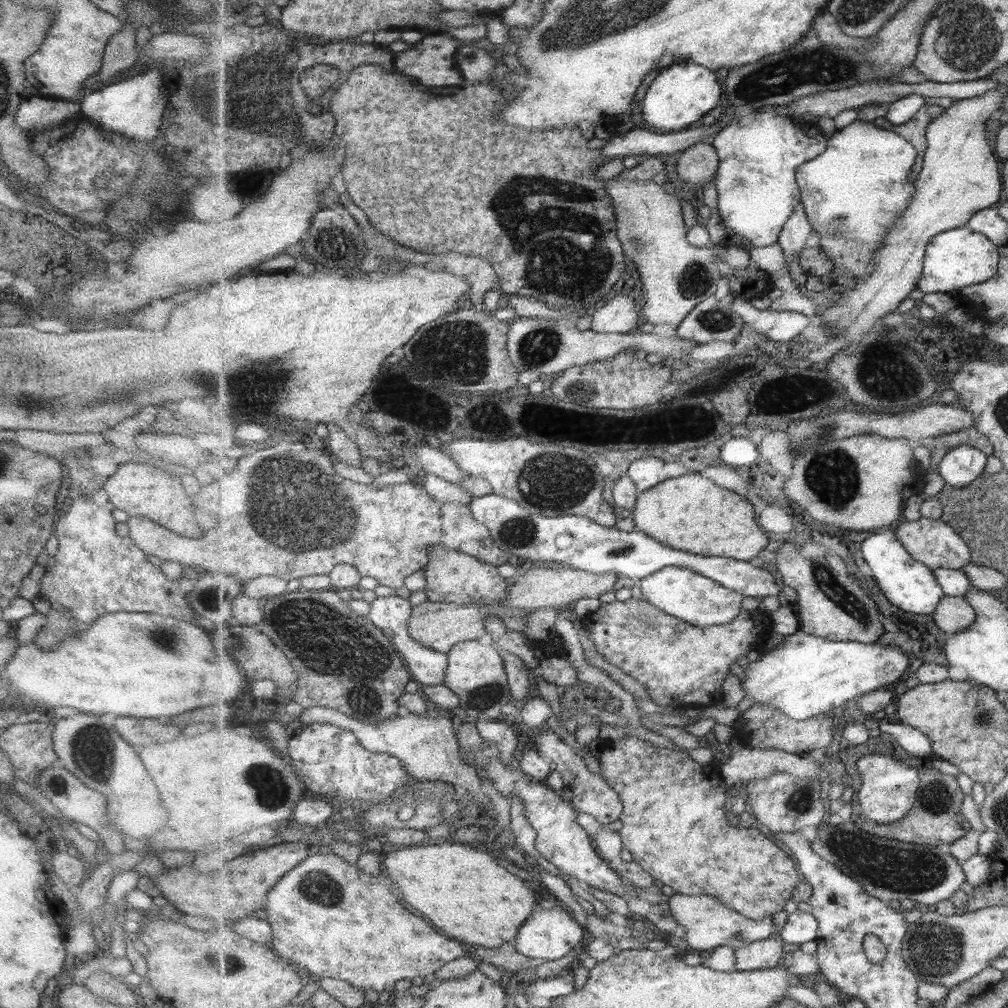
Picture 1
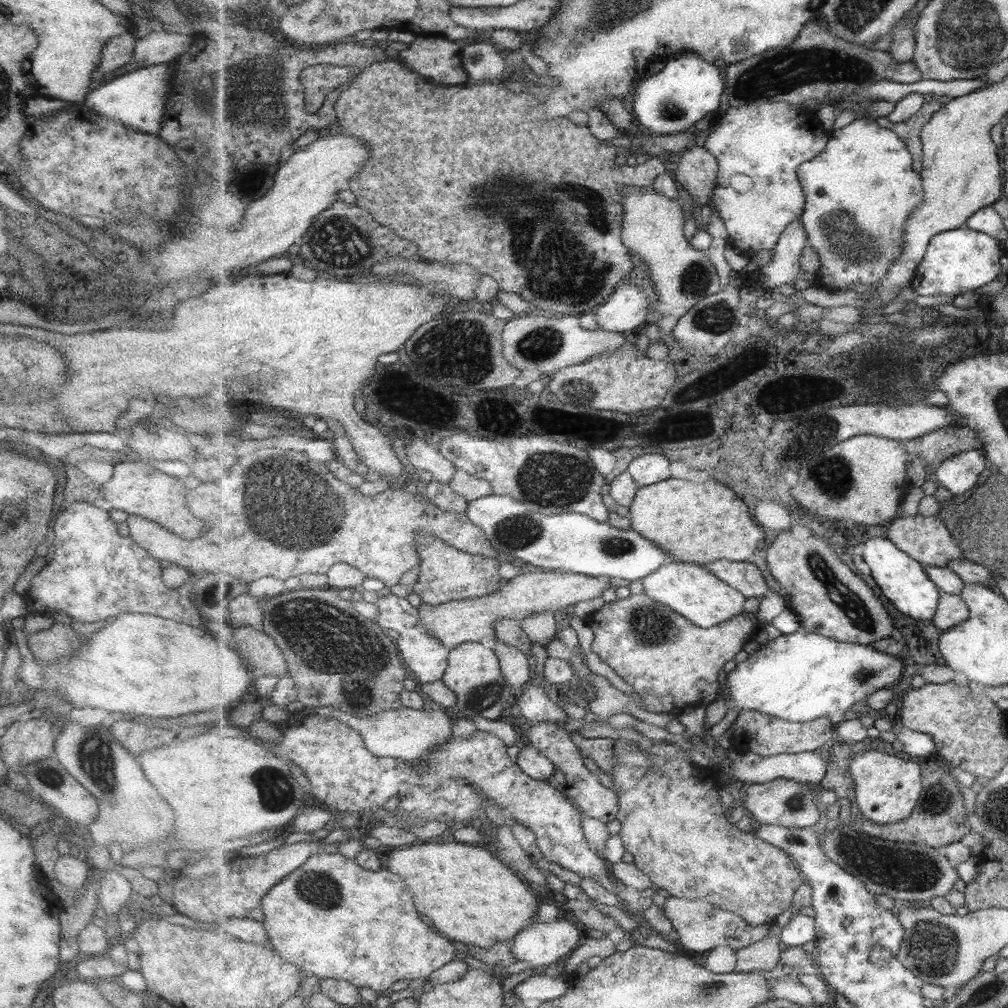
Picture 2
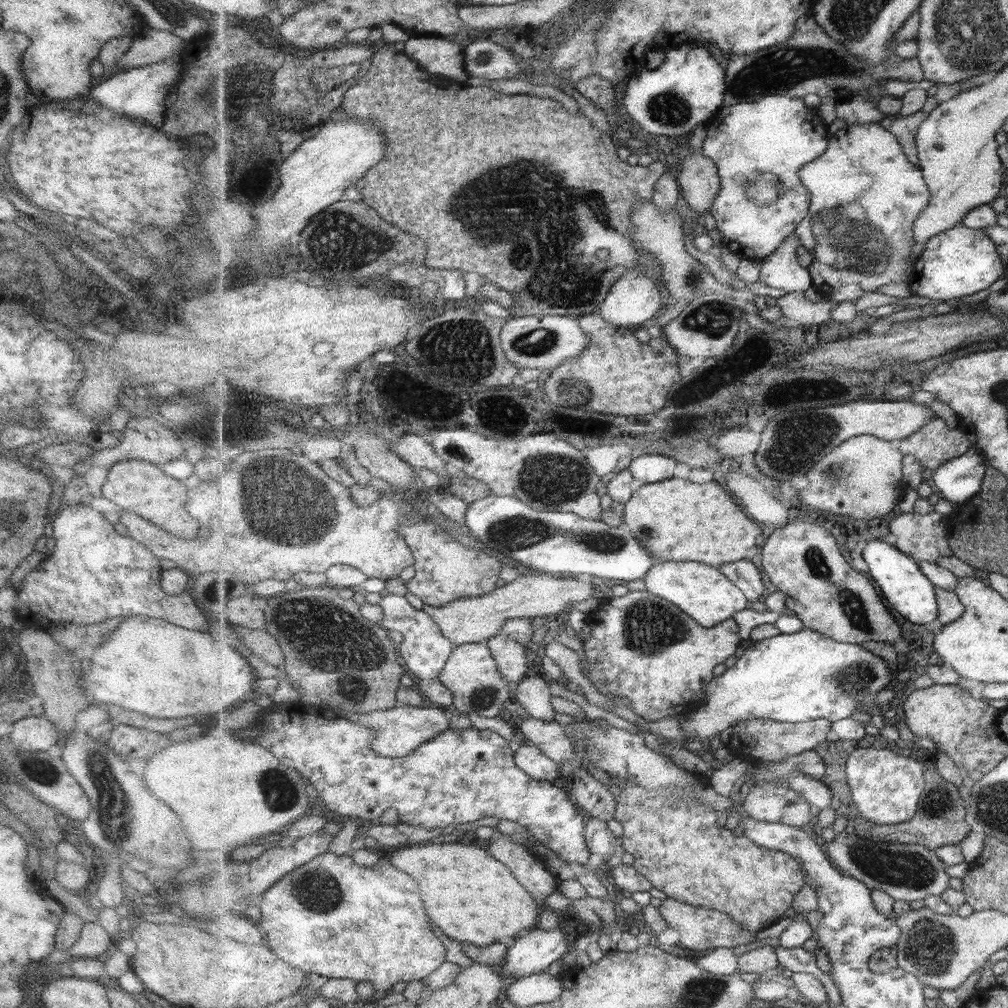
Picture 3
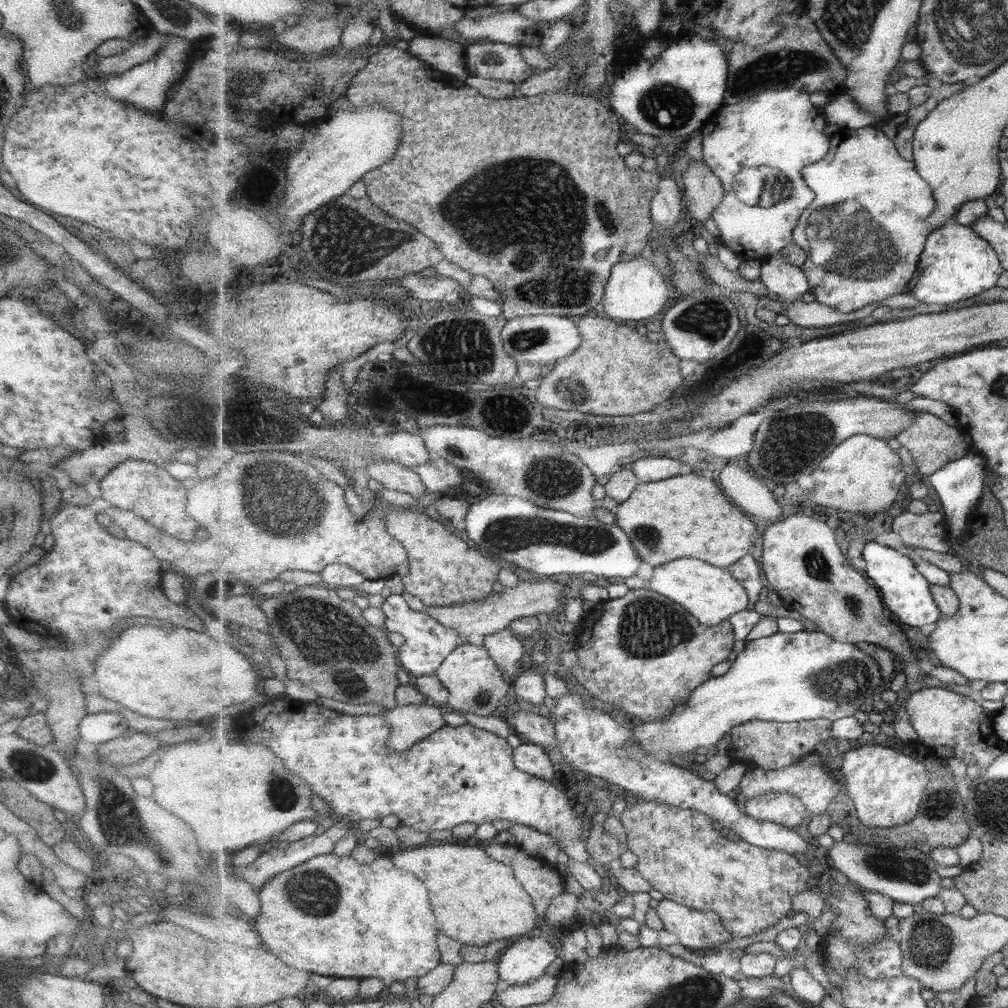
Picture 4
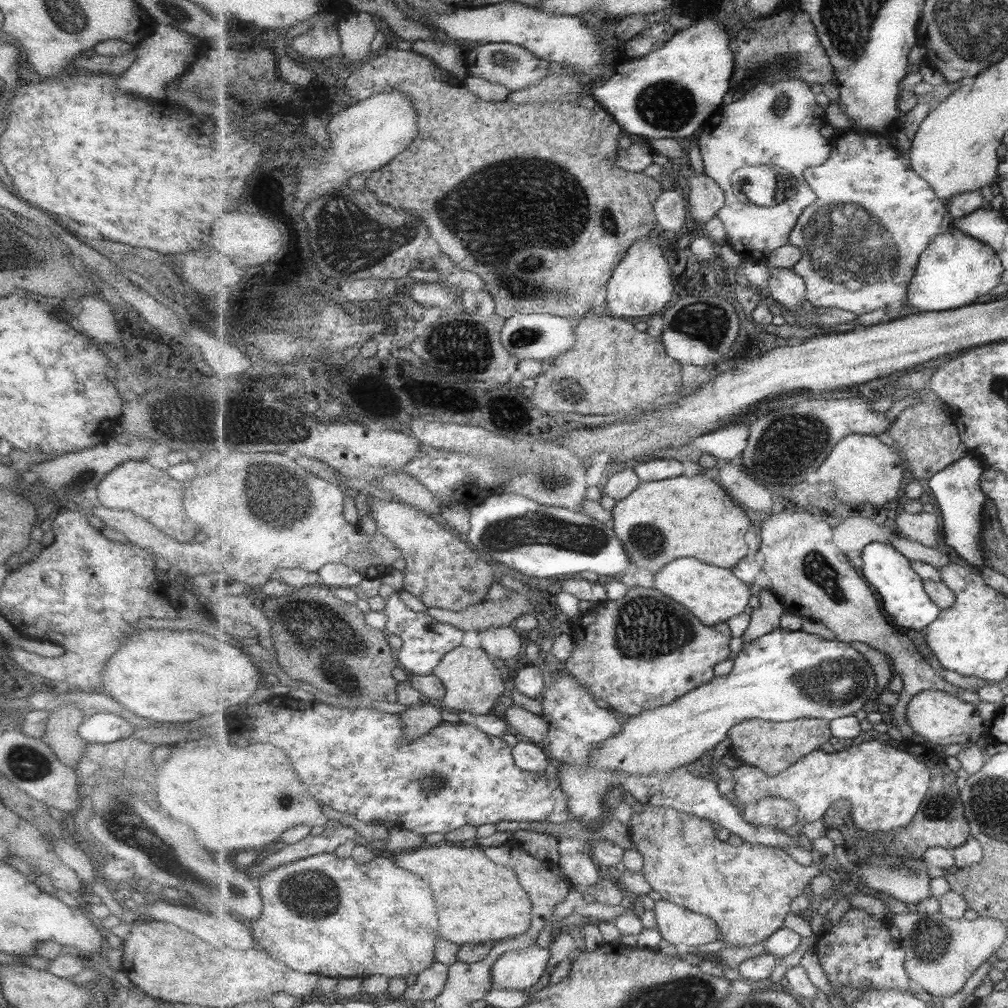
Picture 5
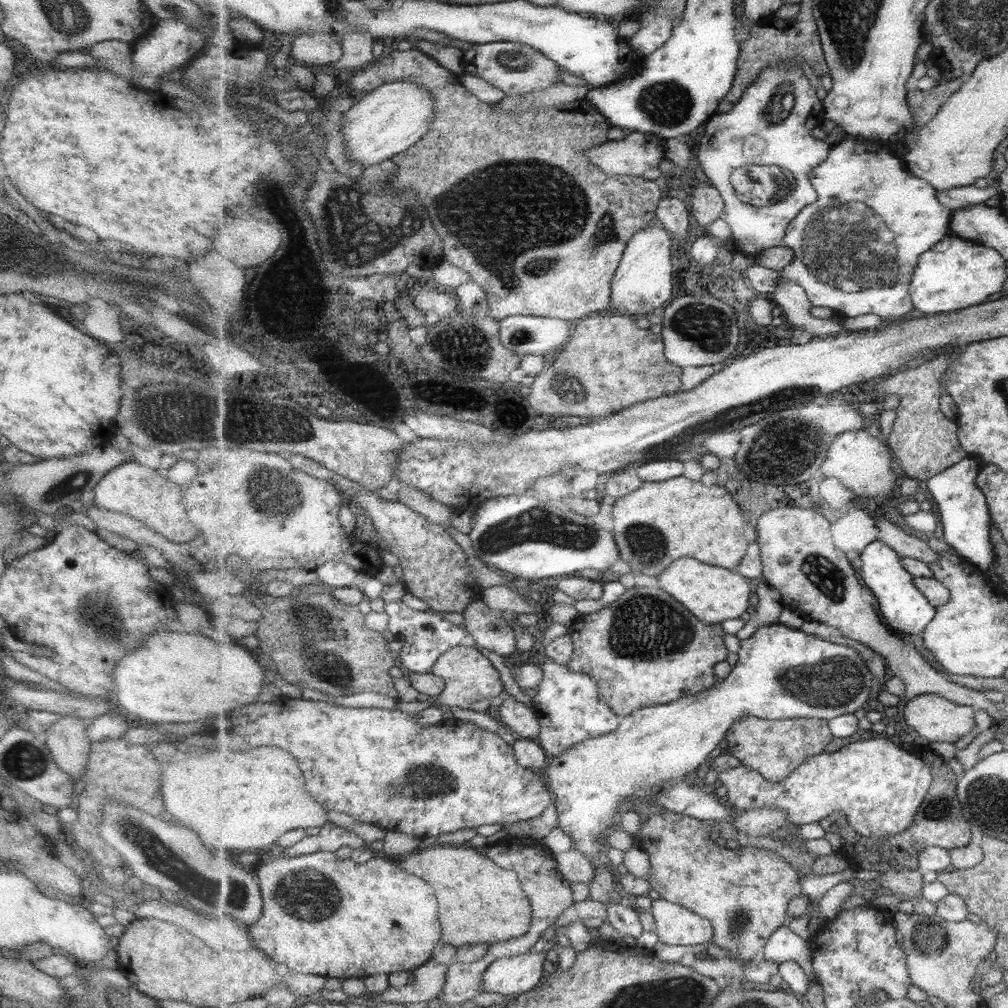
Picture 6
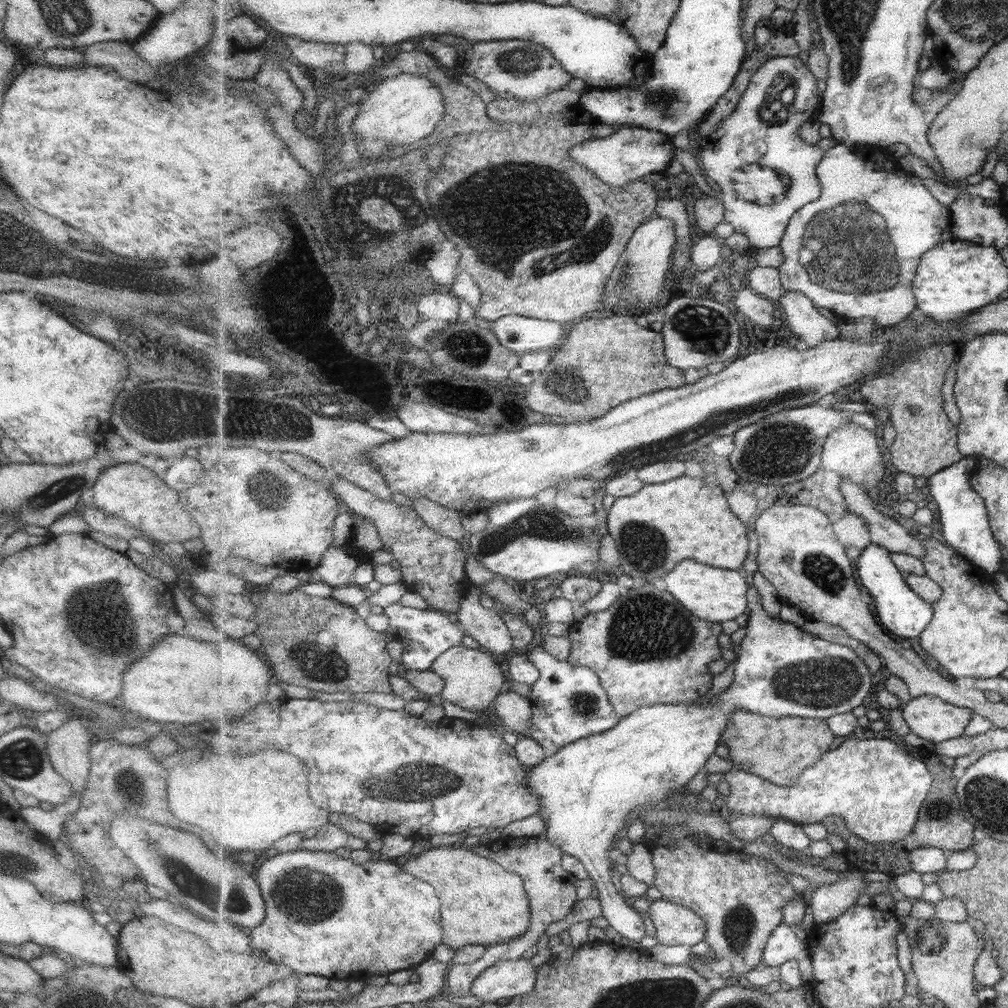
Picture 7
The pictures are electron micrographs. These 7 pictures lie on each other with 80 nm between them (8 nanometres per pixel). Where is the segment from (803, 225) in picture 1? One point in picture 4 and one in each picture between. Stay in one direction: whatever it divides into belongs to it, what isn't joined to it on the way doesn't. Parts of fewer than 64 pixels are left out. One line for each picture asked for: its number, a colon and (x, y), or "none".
2: (785, 267)
3: (781, 270)
4: (787, 282)

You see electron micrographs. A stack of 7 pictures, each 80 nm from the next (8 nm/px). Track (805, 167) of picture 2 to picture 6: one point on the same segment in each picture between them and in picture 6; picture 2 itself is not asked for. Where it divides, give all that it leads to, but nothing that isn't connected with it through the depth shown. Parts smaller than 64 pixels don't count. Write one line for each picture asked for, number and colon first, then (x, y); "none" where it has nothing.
3: (867, 195)
4: (865, 232)
5: (862, 240)
6: (857, 248)

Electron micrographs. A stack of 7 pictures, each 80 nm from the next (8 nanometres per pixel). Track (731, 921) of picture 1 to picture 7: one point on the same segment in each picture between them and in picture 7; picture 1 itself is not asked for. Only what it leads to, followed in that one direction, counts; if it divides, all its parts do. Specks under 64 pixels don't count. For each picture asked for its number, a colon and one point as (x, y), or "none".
2: (701, 927)
3: (699, 928)
4: (695, 929)
5: (680, 926)
6: (676, 925)
7: (676, 925)

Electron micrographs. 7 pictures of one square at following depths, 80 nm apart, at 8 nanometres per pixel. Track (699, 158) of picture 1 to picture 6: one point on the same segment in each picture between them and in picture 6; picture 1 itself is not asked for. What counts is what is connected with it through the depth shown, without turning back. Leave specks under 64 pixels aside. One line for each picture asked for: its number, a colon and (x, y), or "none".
2: (698, 169)
3: (699, 179)
4: (704, 192)
5: (706, 198)
6: (708, 205)

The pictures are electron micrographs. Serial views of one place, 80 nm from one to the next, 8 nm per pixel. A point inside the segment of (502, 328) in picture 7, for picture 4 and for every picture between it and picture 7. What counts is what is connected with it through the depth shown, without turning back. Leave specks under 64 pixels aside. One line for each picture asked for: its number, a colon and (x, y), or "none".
4: (543, 339)
5: (541, 336)
6: (527, 335)

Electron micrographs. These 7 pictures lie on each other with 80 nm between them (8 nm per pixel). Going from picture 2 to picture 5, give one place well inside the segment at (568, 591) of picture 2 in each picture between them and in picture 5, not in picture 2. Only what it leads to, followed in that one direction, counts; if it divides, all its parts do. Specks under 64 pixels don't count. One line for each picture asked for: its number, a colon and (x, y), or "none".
3: (465, 621)
4: (495, 613)
5: (485, 615)

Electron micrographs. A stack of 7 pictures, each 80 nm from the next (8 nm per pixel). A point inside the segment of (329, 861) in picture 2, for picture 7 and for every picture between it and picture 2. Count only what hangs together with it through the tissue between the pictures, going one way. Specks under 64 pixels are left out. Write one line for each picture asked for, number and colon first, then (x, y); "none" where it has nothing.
3: (332, 917)
4: (331, 916)
5: (325, 915)
6: (335, 918)
7: (385, 920)

